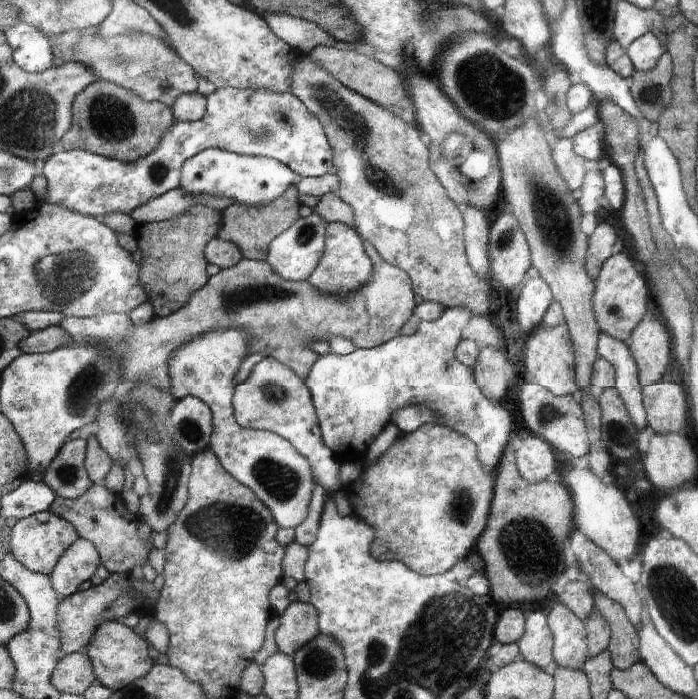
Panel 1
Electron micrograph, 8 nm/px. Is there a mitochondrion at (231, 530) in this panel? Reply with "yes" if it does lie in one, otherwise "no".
yes

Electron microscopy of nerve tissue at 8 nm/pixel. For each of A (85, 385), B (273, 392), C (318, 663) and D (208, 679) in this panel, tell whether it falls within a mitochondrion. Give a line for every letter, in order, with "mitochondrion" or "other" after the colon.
A: mitochondrion
B: mitochondrion
C: mitochondrion
D: other

